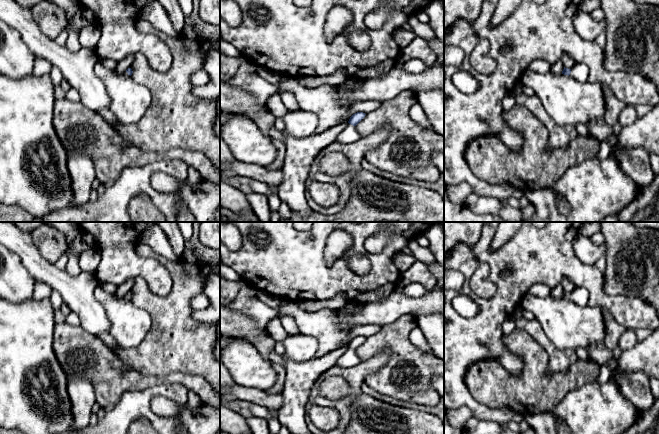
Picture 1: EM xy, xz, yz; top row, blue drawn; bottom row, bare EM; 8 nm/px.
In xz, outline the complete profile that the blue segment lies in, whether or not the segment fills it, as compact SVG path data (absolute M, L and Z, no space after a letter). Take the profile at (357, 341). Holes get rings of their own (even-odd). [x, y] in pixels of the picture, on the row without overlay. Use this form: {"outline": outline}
{"outline": "M357 336L353 338L349 345L347 351L338 359L336 365L339 367L353 367L361 362L361 360L356 355L355 350L365 341L365 337Z"}

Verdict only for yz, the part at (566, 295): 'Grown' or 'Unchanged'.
Grown

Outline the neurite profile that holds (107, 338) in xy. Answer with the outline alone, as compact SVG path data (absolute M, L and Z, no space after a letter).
M102 333L98 337L113 351L122 348L110 333Z

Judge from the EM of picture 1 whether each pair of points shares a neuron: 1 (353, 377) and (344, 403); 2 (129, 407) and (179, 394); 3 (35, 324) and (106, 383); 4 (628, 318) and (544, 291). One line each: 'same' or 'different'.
1: same
2: same
3: different
4: different

